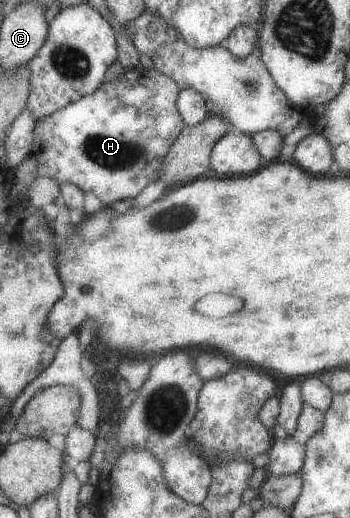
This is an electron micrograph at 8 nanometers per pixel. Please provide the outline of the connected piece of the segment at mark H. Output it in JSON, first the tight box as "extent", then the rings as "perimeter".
{"extent":[31,67,187,207],"perimeter":[[[140,67],[139,69],[126,71],[113,81],[106,81],[95,93],[66,105],[64,108],[52,113],[51,116],[44,117],[43,120],[38,121],[34,131],[34,147],[31,153],[31,157],[35,158],[38,162],[38,174],[56,179],[60,185],[67,182],[78,185],[83,191],[92,193],[95,197],[99,198],[105,207],[113,207],[123,200],[131,200],[137,197],[149,183],[160,179],[160,173],[163,172],[164,159],[168,156],[172,145],[176,143],[181,132],[187,126],[178,108],[178,99],[181,92],[180,85],[172,77],[166,76],[155,68],[148,71]]]}

